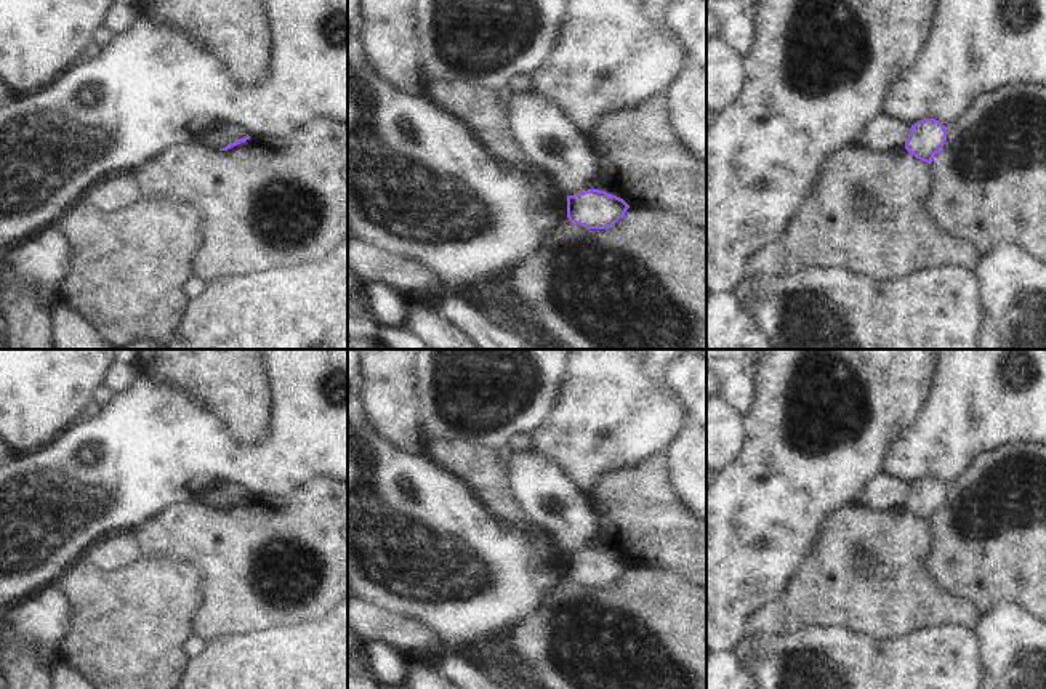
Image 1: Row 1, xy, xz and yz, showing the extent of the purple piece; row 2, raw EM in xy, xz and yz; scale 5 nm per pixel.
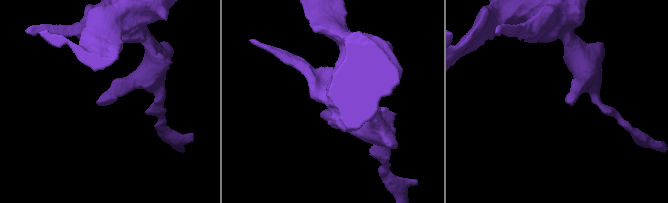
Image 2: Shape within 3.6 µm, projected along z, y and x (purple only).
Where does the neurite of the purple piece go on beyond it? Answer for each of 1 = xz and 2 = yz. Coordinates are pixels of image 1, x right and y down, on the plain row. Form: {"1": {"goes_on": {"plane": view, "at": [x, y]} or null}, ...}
{"1": {"goes_on": null}, "2": {"goes_on": null}}

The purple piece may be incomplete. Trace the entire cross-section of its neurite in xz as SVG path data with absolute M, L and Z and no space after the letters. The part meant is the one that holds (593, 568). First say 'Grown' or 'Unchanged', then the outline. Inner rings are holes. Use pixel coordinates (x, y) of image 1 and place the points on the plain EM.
Unchanged. M588 548L567 554L567 577L586 588L607 588L625 575L630 564L605 550Z

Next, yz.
Unchanged. M923 477L911 484L905 508L916 518L931 522L947 500L947 487L935 477Z

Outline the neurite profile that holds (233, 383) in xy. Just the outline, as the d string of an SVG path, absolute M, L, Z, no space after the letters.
M138 349L138 359L133 365L159 385L171 385L199 397L223 420L235 441L258 445L269 434L272 396L259 349Z

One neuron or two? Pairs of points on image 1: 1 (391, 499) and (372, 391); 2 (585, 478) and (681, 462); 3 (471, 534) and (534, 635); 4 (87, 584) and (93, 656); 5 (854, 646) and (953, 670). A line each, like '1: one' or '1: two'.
1: two
2: two
3: two
4: one
5: one

